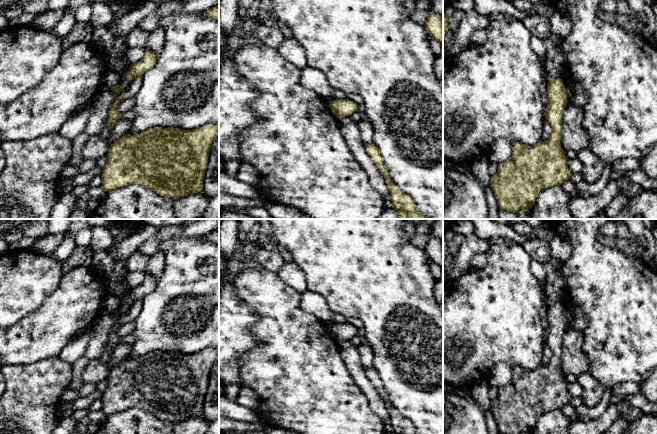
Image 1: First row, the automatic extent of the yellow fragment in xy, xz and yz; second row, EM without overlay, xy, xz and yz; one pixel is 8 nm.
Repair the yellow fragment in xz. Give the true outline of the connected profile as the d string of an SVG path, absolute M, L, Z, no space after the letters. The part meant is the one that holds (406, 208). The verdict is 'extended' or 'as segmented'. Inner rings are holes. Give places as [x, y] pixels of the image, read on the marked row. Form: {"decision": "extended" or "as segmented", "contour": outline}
{"decision": "as segmented", "contour": "M366 144L365 147L366 152L376 164L386 181L388 190L390 192L390 198L393 203L393 208L398 213L398 219L429 219L418 212L416 204L413 201L412 197L402 192L391 181L388 169L385 167L382 156L375 144Z"}

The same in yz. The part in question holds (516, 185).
{"decision": "as segmented", "contour": "M561 78L550 79L547 83L547 103L549 109L545 119L551 124L552 131L547 141L534 146L514 142L511 158L498 165L498 172L491 176L490 186L497 199L499 209L517 213L520 209L530 209L538 193L546 188L560 186L572 175L567 166L566 152L561 148L562 116L566 107L567 94Z"}

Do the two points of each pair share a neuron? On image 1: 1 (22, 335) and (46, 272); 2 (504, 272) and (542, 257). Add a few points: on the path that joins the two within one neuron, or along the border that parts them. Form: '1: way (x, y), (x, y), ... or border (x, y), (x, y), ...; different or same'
1: border (47, 297), (33, 312), (10, 326); different
2: border (521, 245), (531, 258); different

